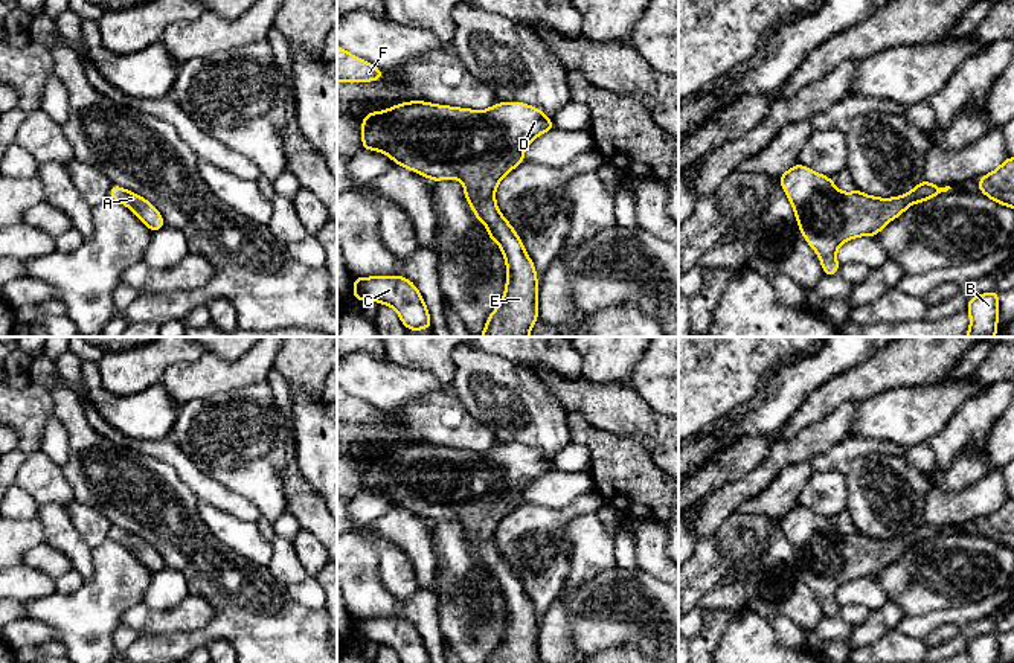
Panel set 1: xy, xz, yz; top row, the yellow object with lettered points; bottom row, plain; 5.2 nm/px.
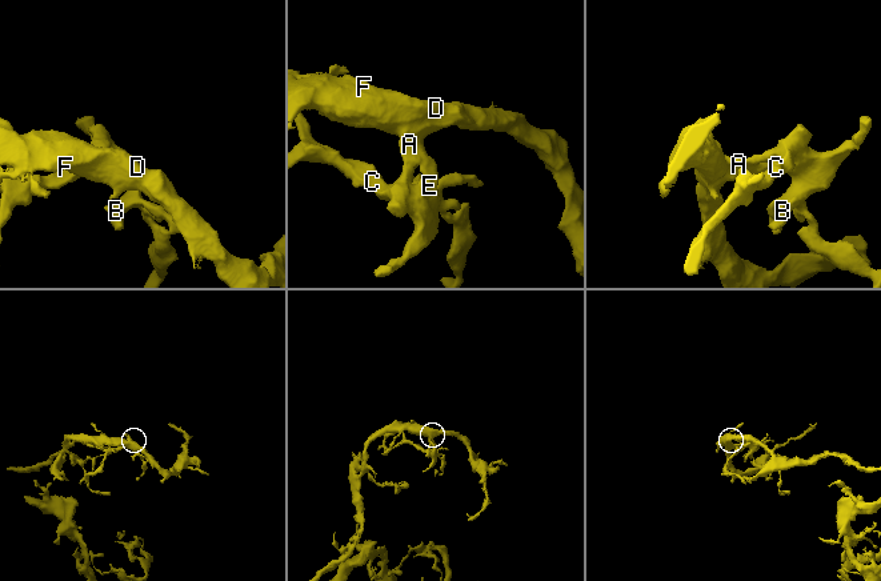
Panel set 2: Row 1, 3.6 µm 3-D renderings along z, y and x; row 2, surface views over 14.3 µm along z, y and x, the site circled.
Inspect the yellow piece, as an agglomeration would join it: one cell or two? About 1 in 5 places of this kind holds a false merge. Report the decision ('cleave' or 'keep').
keep

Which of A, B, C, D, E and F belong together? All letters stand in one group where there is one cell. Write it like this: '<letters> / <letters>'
A B C D E F

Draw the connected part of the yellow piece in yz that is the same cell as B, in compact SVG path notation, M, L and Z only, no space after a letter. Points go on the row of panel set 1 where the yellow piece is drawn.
M990 291L968 299L971 323L965 337L994 337L999 319L999 293Z

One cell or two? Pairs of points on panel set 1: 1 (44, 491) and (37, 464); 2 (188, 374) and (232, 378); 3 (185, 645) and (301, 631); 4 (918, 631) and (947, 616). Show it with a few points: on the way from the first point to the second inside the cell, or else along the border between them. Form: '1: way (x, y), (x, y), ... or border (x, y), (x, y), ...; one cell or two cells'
1: way (44, 485), (38, 470); one cell
2: way (198, 375), (221, 375); one cell
3: way (214, 631), (272, 631); one cell
4: way (926, 624), (940, 618); one cell

